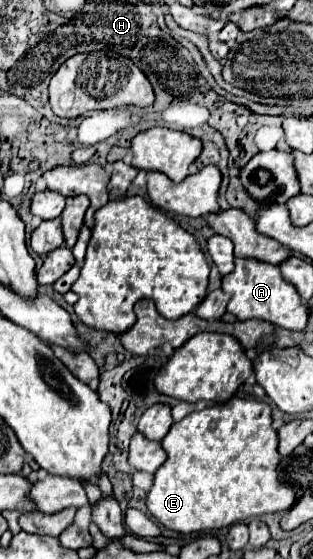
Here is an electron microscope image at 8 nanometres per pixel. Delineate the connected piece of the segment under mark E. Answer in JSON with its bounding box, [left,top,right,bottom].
[147,397,297,533]

